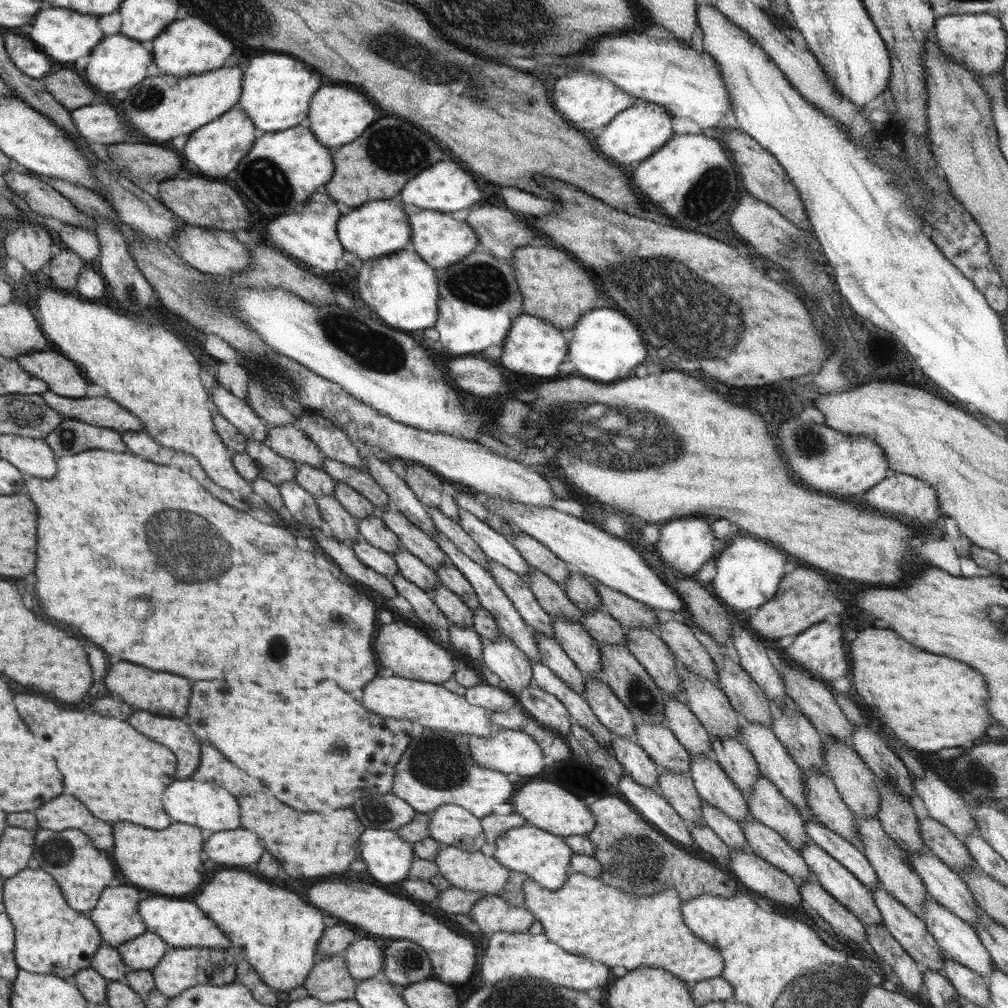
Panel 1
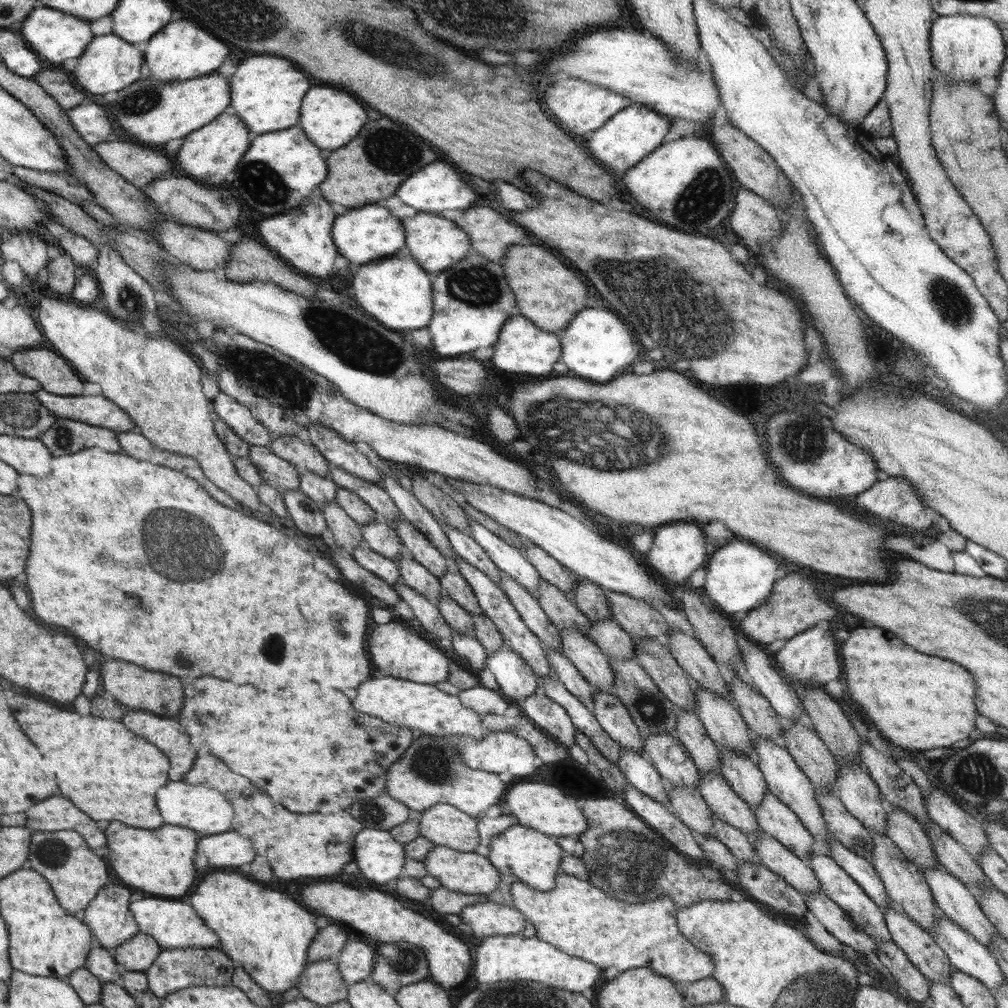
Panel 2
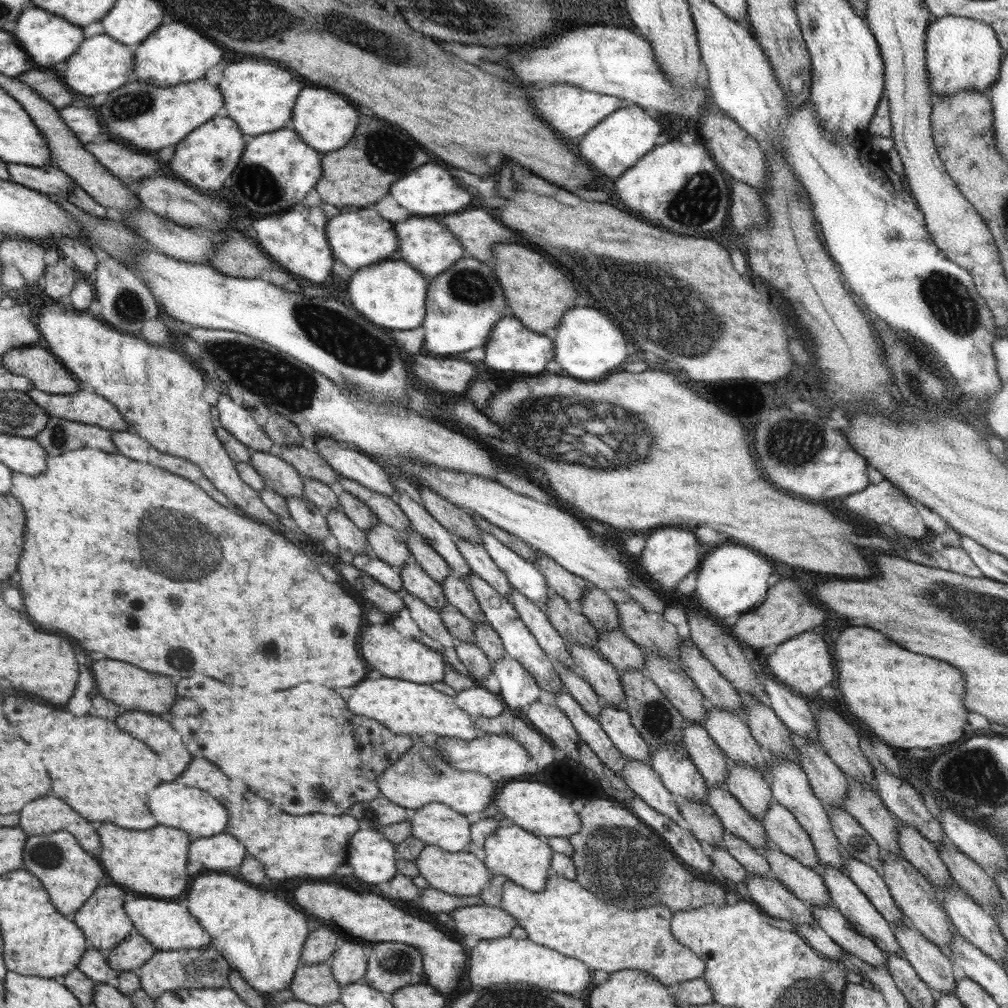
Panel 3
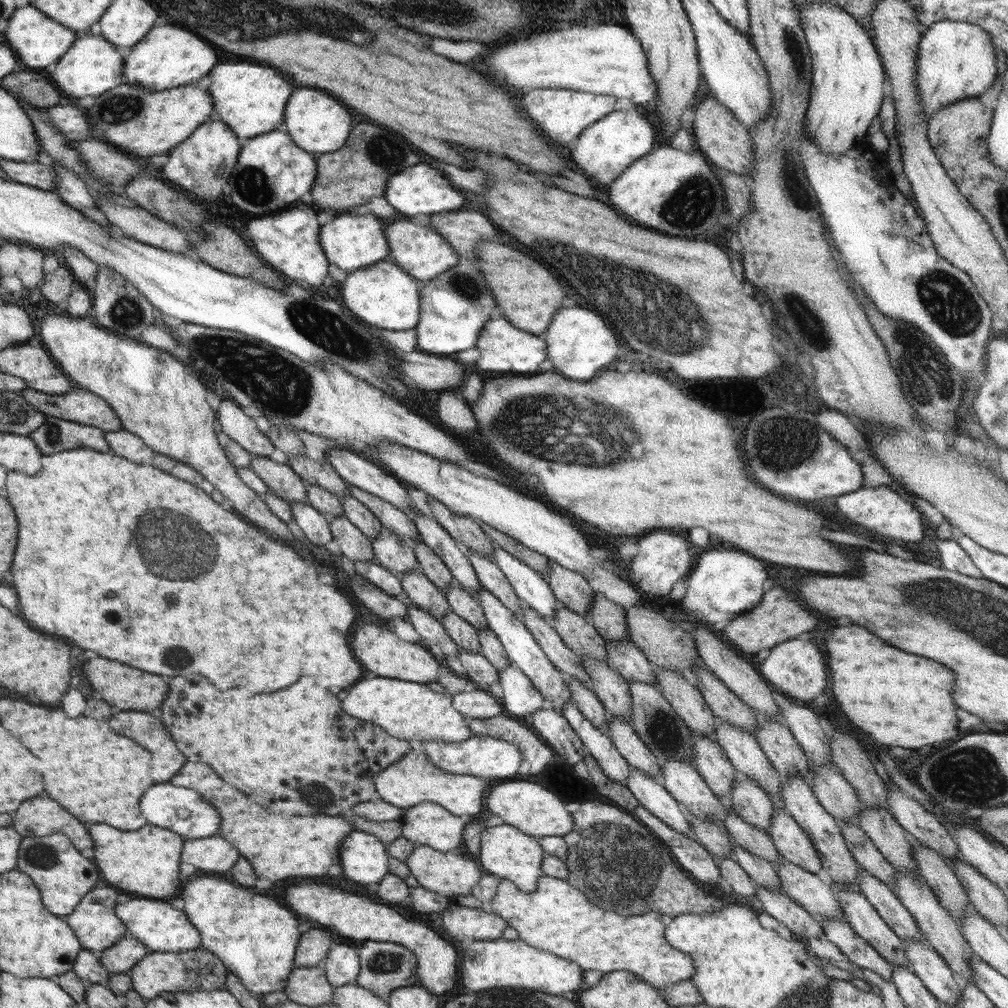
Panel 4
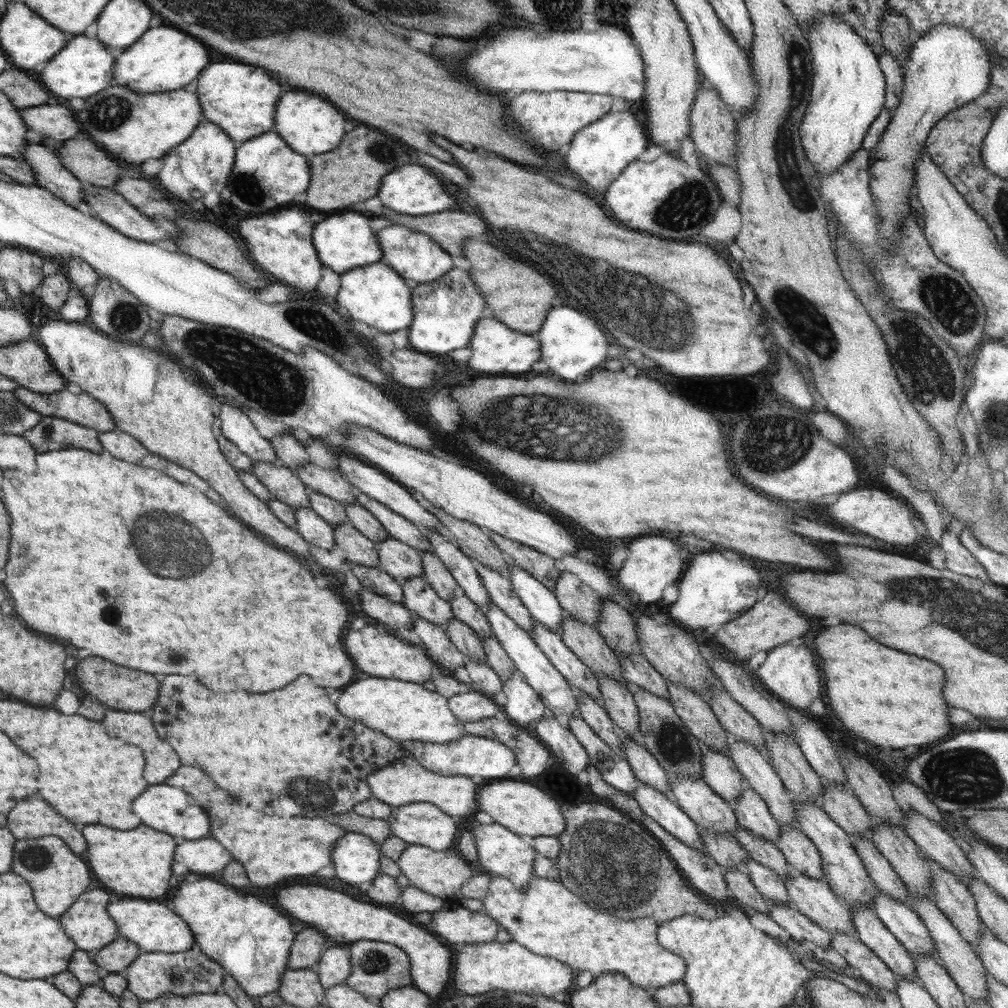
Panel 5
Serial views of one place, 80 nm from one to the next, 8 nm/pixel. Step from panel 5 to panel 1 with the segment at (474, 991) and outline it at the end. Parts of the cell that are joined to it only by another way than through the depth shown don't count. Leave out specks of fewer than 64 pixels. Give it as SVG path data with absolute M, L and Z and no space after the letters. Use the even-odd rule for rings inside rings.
M496 932L488 937L488 948L480 956L481 967L478 969L478 974L484 978L484 982L488 980L495 984L504 979L530 977L546 980L556 986L594 994L590 988L605 986L610 978L611 968L595 960L566 952L548 940L544 933L532 935L528 932Z

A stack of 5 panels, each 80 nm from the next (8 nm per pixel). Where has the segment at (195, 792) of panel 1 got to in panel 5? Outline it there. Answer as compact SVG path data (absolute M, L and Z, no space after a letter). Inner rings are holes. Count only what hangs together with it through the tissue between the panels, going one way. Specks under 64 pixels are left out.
M156 784L136 800L136 816L142 823L150 828L159 829L160 832L171 833L180 840L201 840L207 838L212 830L210 813L202 805L194 804L192 798L182 788L172 788L164 784Z

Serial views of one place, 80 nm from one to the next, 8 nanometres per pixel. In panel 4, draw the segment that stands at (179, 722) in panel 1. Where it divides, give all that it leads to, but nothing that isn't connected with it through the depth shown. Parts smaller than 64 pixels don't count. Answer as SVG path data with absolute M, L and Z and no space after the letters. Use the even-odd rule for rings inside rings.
M117 711L110 718L110 726L116 728L114 732L120 736L128 736L152 752L156 764L152 764L151 776L156 783L168 783L179 775L178 770L186 764L186 758L178 752L176 742L164 729L157 713Z

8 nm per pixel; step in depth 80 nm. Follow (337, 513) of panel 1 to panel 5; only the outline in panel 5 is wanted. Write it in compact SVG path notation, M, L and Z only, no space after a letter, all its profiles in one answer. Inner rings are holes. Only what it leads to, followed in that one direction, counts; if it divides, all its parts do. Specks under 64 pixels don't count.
M349 521L334 526L335 544L344 550L347 559L353 565L379 566L379 554L377 544L367 539Z

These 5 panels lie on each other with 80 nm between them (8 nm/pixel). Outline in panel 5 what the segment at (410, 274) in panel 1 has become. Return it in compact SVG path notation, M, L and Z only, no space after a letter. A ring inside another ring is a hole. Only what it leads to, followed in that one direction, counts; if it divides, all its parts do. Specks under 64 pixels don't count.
M375 263L340 275L337 306L351 320L360 320L382 332L396 332L410 328L414 322L413 284L406 281L390 265Z

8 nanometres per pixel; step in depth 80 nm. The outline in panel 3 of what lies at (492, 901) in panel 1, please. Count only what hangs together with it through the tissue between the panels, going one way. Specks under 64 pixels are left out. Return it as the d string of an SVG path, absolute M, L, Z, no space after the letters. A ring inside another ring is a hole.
M485 903L482 906L463 906L447 913L451 918L449 925L453 925L458 934L476 934L484 940L510 937L512 928L517 925L517 920L502 908Z

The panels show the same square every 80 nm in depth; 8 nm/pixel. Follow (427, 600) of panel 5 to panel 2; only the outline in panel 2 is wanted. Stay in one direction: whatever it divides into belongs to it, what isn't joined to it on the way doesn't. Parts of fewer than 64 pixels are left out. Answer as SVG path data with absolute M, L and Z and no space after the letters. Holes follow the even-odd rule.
M411 556L408 558L402 557L397 564L401 572L400 580L436 605L444 591L439 578L436 578L427 568L424 568Z

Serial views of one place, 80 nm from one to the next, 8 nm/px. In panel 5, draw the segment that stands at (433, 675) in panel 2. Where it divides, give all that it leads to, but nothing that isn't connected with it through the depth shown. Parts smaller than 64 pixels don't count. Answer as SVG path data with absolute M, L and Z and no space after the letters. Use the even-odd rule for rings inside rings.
M348 630L348 652L352 652L352 660L360 664L361 672L370 676L380 676L403 681L412 681L416 684L423 684L430 680L432 674L432 660L426 656L418 656L410 643L402 644L402 638L394 638L388 632L362 632L362 630Z

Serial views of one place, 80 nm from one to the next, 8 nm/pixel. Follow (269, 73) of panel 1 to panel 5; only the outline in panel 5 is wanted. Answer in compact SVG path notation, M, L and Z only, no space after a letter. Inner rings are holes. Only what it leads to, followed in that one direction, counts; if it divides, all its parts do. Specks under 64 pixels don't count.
M212 62L203 68L196 93L202 101L203 118L218 124L237 144L275 128L276 102L282 86L262 68L236 62Z

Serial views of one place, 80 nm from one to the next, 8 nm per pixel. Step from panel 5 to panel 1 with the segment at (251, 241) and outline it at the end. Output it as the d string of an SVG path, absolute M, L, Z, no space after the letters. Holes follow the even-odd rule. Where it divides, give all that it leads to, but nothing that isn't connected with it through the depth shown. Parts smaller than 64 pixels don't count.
M316 194L312 196L312 202L278 216L266 226L267 240L270 240L274 248L280 252L306 266L306 269L312 268L312 272L316 272L318 276L324 272L334 272L336 263L346 251L338 241L336 233L340 212L334 200L331 195Z

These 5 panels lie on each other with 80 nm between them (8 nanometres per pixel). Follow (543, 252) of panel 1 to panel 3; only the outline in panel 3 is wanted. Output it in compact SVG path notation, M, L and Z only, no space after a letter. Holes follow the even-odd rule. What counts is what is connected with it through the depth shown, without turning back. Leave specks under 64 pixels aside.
M496 244L494 260L491 264L499 284L504 288L504 299L512 316L526 328L540 334L551 334L562 315L574 308L574 298L578 296L574 280L564 276L558 268L546 262L538 252L518 246L518 244Z

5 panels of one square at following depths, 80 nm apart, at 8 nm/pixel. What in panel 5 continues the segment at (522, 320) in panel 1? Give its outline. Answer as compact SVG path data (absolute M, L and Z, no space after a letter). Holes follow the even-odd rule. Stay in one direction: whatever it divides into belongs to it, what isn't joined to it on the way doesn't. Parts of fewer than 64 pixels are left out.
M484 316L476 328L469 344L472 356L468 360L468 367L486 374L523 376L520 372L532 372L534 363L540 360L540 343L534 335L514 332L504 326L503 321L496 320L491 316Z

